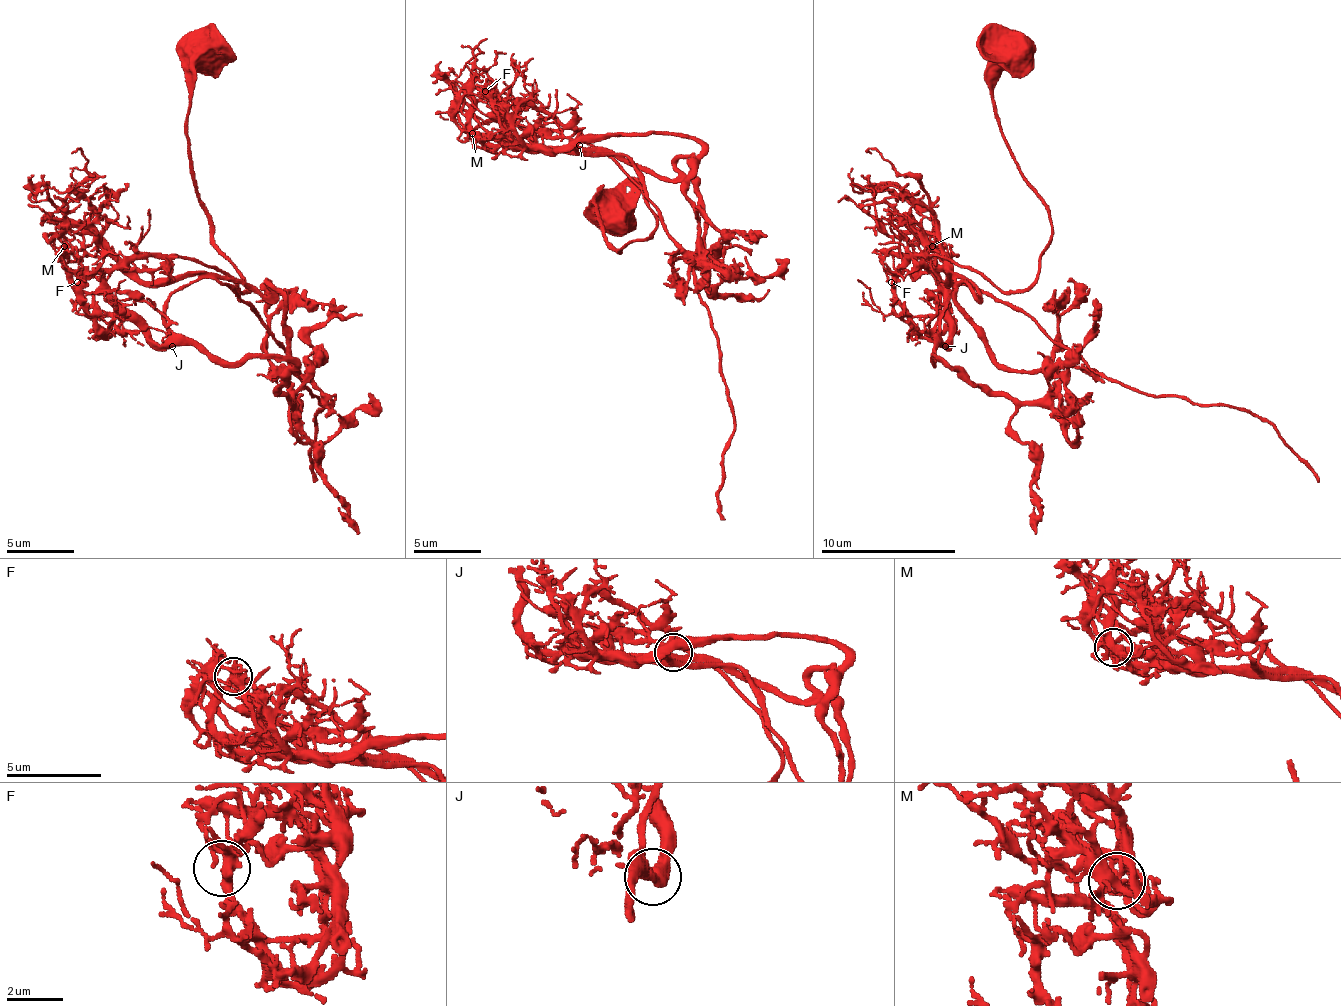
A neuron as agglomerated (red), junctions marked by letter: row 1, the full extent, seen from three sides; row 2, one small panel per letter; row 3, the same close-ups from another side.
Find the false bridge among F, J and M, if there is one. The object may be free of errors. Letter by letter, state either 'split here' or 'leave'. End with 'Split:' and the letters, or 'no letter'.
F: leave
J: leave
M: split here
Split: M

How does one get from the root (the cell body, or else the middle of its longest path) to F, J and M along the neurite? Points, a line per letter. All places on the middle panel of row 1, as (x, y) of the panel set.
F: (610, 213), (599, 192), (596, 219), (620, 253), (657, 226), (647, 196), (603, 152), (485, 91)
J: (610, 213), (599, 192), (596, 219), (620, 253), (657, 226), (643, 179), (620, 155), (579, 145)
M: (610, 213), (599, 192), (596, 219), (620, 253), (657, 226), (613, 155), (525, 152), (501, 132), (471, 132)

